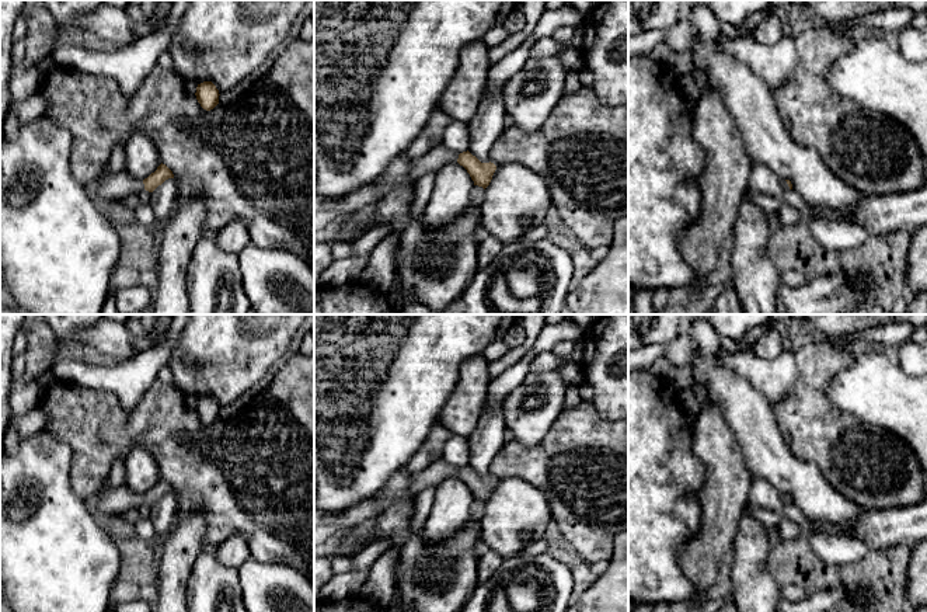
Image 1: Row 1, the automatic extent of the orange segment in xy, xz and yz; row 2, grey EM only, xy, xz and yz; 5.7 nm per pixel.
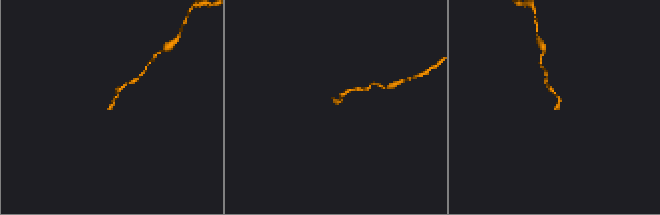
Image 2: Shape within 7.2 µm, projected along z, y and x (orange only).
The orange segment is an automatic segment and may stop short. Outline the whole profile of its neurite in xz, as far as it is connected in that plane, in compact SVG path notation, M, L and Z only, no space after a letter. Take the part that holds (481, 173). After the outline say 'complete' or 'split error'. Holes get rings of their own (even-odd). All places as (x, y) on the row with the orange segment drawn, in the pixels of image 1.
M439 145L425 156L412 160L410 178L412 181L417 181L424 174L436 173L445 164L452 161L457 161L460 166L463 166L474 181L474 185L482 187L484 189L489 185L496 170L496 166L494 163L481 163L468 150L459 154L446 146Z | split error

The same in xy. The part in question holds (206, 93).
M203 81L196 87L196 100L206 111L213 109L219 104L219 90L212 81Z | complete

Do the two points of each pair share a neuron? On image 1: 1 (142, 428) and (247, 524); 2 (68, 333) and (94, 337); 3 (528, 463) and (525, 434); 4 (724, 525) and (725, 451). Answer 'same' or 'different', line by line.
1: same
2: different
3: different
4: same

